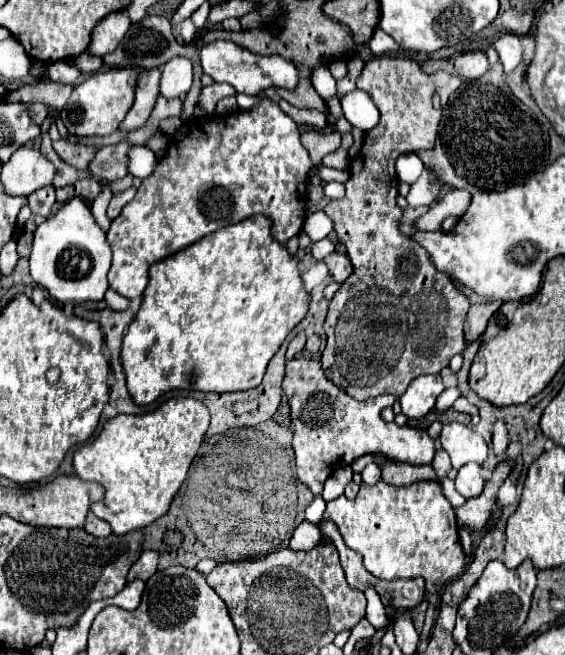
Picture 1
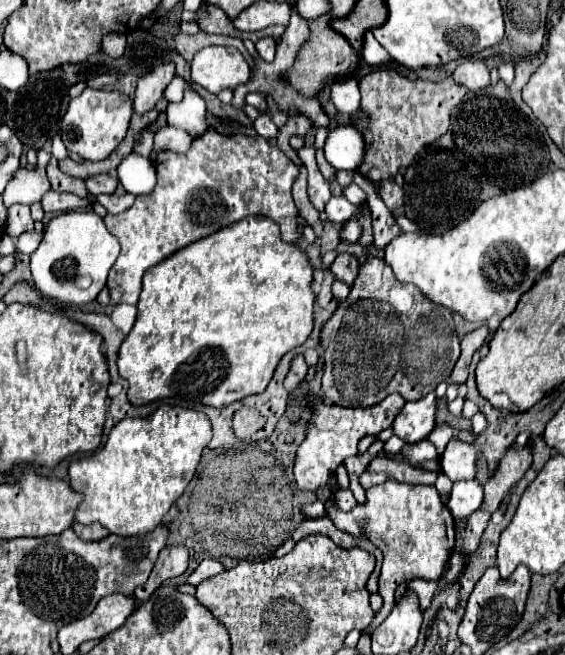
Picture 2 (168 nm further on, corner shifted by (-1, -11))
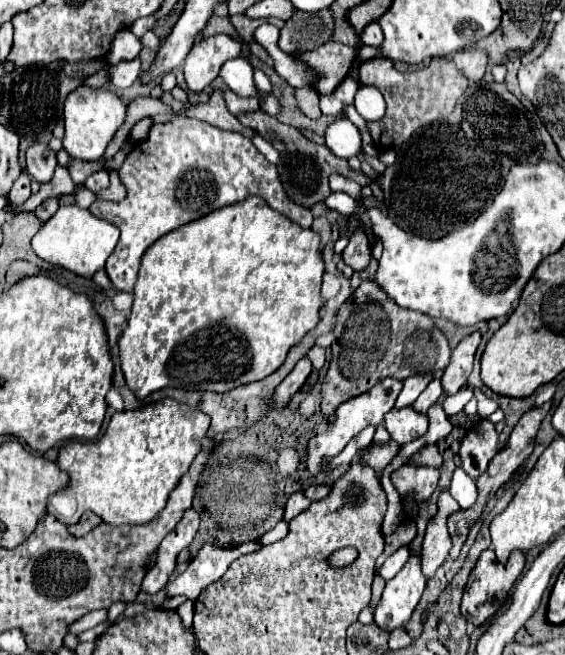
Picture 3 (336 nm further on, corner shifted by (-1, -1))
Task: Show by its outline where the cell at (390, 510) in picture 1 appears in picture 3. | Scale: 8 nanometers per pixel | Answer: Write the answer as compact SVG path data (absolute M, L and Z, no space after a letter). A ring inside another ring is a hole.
M408 463L392 473L392 483L396 485L400 495L414 491L416 501L422 503L434 493L434 489L438 485L438 477L440 477L438 469L432 469L428 465Z

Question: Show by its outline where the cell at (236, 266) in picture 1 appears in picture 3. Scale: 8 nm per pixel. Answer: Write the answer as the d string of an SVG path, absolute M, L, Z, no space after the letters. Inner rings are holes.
M246 197L246 201L238 201L238 205L226 205L222 209L216 209L214 213L208 213L206 217L200 217L198 221L192 221L190 225L184 225L182 229L176 229L174 233L168 233L166 237L160 237L152 245L152 249L146 251L142 257L138 281L134 287L134 307L128 319L128 327L120 337L120 363L126 377L126 385L134 391L136 399L144 399L146 395L162 387L226 393L238 385L260 381L272 375L284 363L288 349L300 343L302 337L318 325L320 307L322 307L322 299L320 299L322 275L324 275L324 261L322 261L320 235L312 229L302 229L300 225L284 217L282 213L270 209L260 197Z

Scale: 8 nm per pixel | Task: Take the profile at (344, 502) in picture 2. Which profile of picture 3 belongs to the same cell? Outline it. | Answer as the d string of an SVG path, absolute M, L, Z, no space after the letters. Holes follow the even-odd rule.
M318 483L318 485L306 487L306 489L304 489L304 495L306 495L310 501L314 501L314 499L324 499L324 497L328 495L328 491L330 491L330 487L328 487L326 483Z

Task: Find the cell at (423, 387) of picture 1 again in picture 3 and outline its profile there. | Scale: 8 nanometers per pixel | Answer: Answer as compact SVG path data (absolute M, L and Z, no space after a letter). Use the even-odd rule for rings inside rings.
M412 407L392 409L384 417L384 427L388 429L390 437L394 441L398 441L398 445L404 445L404 443L414 441L426 433L428 417L416 413Z

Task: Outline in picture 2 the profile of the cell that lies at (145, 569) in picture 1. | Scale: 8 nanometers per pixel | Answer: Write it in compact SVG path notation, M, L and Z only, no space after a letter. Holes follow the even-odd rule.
M166 547L160 551L158 561L154 563L154 569L150 573L150 579L134 591L134 597L138 601L146 601L164 579L178 577L188 569L188 551L186 547Z

